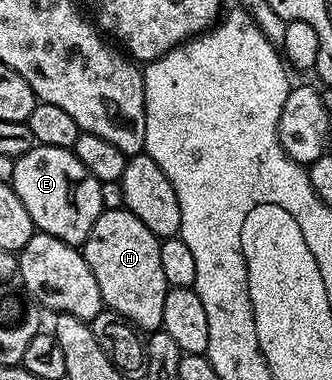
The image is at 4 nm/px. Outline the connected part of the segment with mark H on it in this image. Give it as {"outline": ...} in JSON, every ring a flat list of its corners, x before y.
{"outline":[[104,209,99,214,97,223,93,223,93,231,83,241,81,252,85,263,89,263,89,271,93,271,93,279,97,279,97,287,101,287,101,299,106,308,119,313,140,331,159,331,163,327,165,315,165,295,168,291,165,270,161,267,160,238,155,236,137,215,122,209]]}

